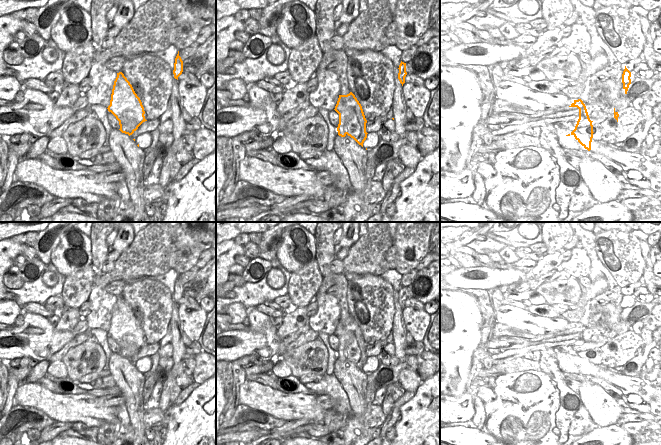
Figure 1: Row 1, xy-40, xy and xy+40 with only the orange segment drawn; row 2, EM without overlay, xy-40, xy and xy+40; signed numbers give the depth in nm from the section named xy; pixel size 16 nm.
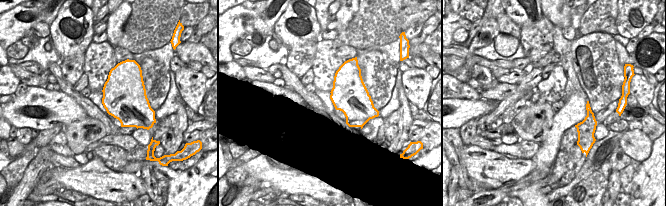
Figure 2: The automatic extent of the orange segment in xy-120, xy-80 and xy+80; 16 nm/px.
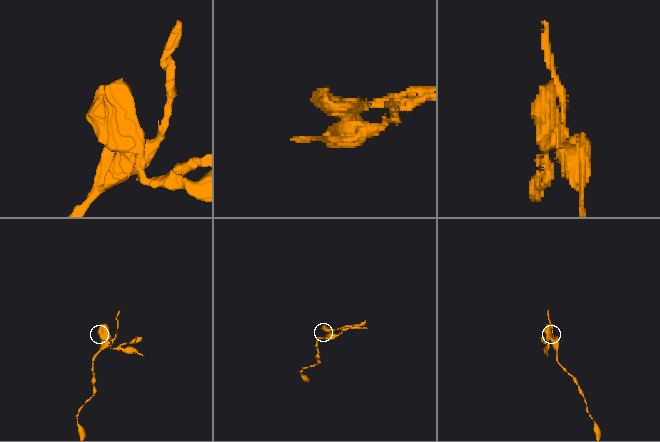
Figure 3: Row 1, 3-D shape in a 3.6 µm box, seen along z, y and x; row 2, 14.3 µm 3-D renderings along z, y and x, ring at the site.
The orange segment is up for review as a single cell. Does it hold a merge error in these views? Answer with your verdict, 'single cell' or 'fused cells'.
fused cells

